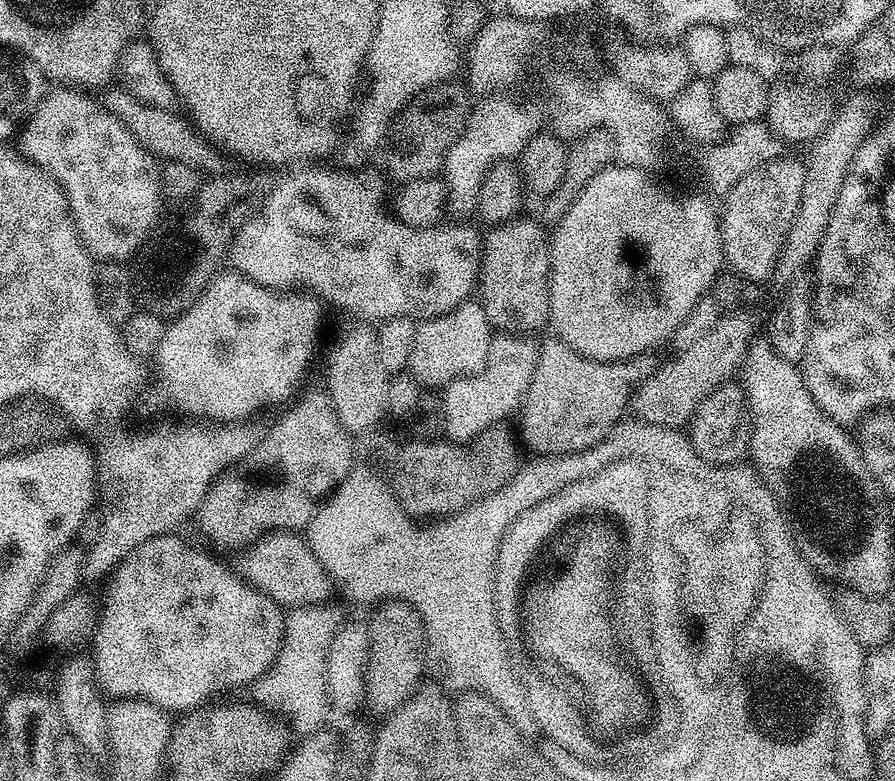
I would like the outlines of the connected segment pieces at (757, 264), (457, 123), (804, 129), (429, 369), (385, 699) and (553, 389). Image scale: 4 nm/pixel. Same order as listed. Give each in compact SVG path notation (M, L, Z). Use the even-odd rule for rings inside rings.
M781 155L779 158L759 164L746 178L739 180L729 192L720 216L720 237L724 243L724 258L735 275L748 282L760 282L773 275L776 260L784 247L790 222L798 210L802 198L802 186L806 182L806 164L803 159Z
M452 83L436 84L433 88L421 92L397 116L393 116L391 124L387 125L386 139L382 144L385 168L383 171L389 177L392 175L397 180L397 185L433 179L443 169L446 154L464 129L470 111L469 89L463 83Z
M828 46L806 48L789 55L792 56L789 60L787 57L786 70L775 77L768 90L766 127L773 137L807 145L823 134L838 107L838 99L832 93L832 83L836 80L836 56L832 52L835 51Z
M476 298L464 300L446 314L419 321L408 363L411 375L424 386L446 386L463 376L476 376L486 366L493 335L494 329L486 318L486 310Z
M401 600L383 601L373 612L376 613L372 620L367 621L368 666L364 691L367 707L372 707L379 714L387 714L402 706L402 702L406 702L425 679L426 637L420 615Z
M558 338L551 339L539 345L534 378L530 378L530 386L524 395L524 403L518 409L519 439L523 447L527 451L529 448L536 456L566 454L594 446L616 424L621 423L623 416L620 415L629 407L630 397L636 385L650 374L654 374L658 366L658 360L655 360L652 354L633 356L630 360L591 360L580 356L570 346L566 346L566 342Z

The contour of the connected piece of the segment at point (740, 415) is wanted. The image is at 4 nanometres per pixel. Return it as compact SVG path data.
M739 383L723 384L721 388L714 390L705 398L702 406L698 406L698 410L692 415L690 439L696 453L708 464L731 466L741 463L749 455L752 446L752 412L748 409L748 398Z

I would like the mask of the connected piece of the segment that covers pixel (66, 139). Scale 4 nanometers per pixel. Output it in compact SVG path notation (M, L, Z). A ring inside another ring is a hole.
M68 86L57 88L60 88L57 92L49 91L45 95L23 125L18 136L19 151L31 164L37 164L43 172L47 172L48 177L64 192L72 221L89 256L100 262L131 261L161 219L162 194L157 157L147 152L126 130L126 126L104 109L99 99L91 100L88 97L91 95Z

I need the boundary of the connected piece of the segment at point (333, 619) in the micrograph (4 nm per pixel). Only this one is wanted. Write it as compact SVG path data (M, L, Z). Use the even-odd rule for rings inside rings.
M332 602L307 604L285 613L284 640L271 667L255 681L250 696L268 704L288 710L292 717L291 729L297 735L308 735L323 727L326 710L330 704L325 686L325 664L330 643L344 622L341 612Z

